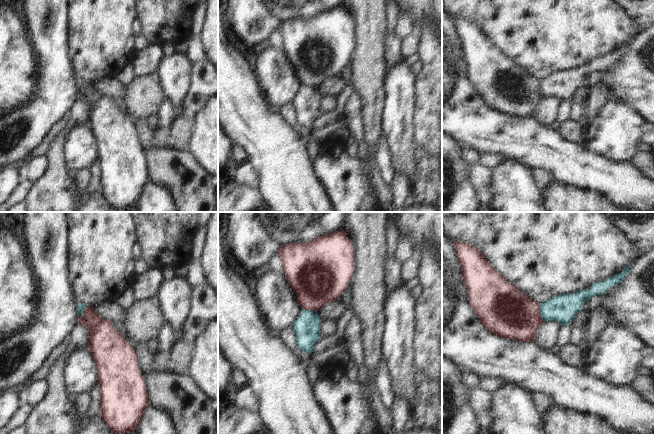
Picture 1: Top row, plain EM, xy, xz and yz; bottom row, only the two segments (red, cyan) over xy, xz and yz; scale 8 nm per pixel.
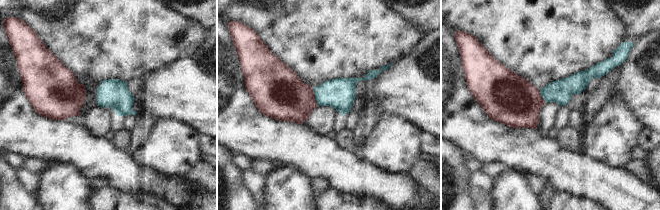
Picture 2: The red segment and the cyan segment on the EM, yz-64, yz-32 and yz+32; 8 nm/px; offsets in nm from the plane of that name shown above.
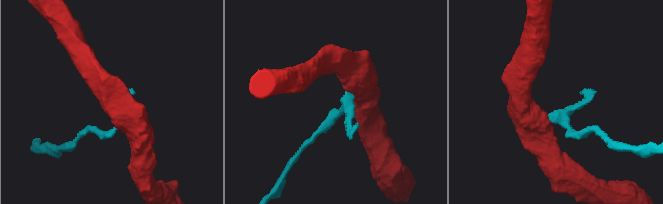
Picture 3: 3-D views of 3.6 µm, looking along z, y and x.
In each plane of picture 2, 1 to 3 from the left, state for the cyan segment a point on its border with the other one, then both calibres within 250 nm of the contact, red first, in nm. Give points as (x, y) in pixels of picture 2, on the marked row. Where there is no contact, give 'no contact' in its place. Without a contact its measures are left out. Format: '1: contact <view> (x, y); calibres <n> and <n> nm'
1: no contact
2: contact yz-32 (314, 96); calibres 380 and 260 nm
3: contact yz+32 (541, 96); calibres 400 and 190 nm

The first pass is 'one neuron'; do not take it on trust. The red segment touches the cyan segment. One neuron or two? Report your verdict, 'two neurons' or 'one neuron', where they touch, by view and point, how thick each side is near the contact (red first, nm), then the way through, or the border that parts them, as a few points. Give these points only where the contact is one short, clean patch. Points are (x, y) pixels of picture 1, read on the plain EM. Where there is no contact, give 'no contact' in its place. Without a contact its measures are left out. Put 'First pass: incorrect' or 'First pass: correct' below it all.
two neurons | yz (540, 88) | 400/220 nm | along yz (539, 80), (541, 92), (545, 96)
First pass: incorrect

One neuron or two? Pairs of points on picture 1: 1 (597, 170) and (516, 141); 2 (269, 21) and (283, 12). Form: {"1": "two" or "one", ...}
{"1": "one", "2": "two"}

